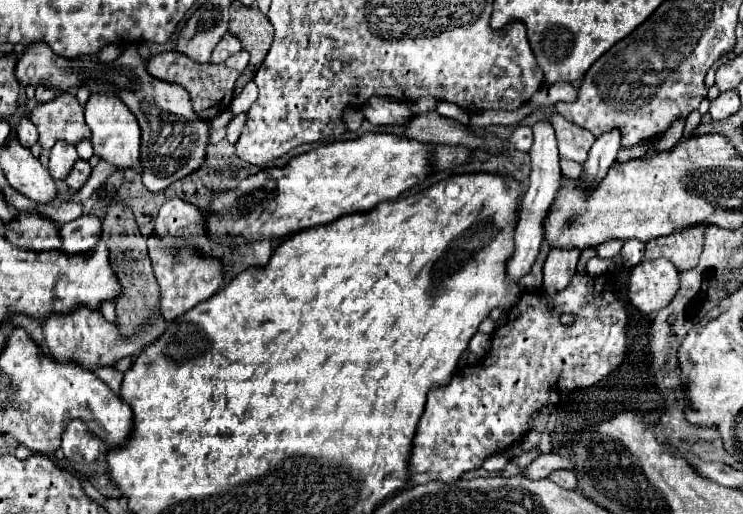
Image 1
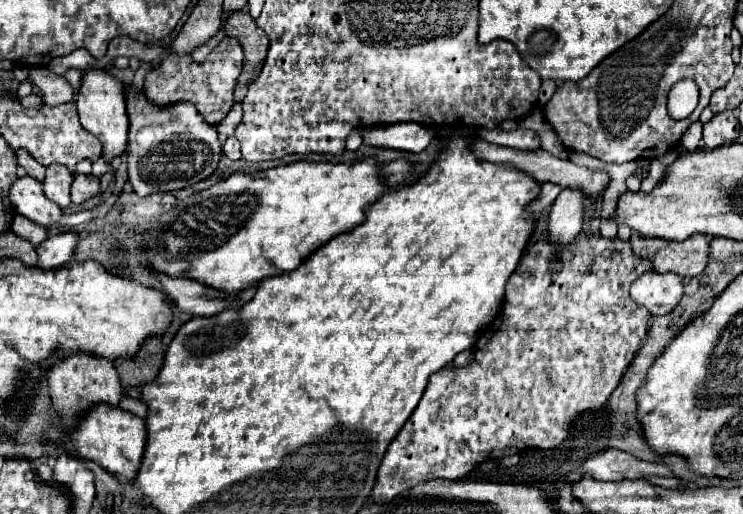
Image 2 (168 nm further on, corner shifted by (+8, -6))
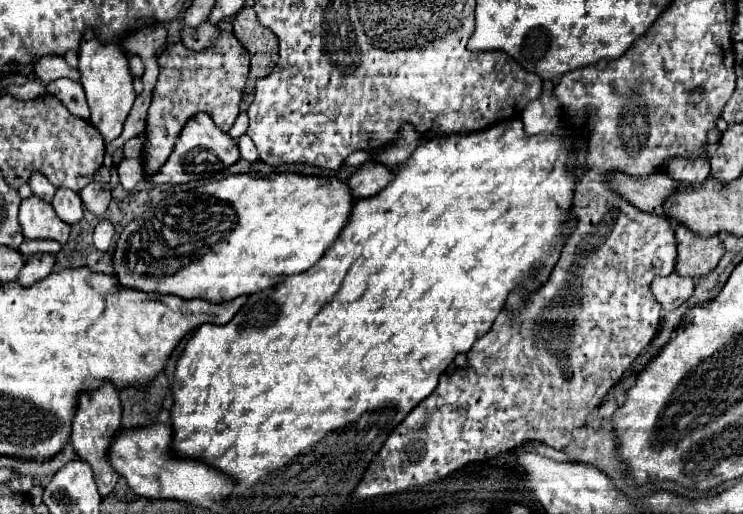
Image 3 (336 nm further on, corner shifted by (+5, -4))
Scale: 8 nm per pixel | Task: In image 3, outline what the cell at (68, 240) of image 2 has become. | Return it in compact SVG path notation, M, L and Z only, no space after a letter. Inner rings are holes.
M34 255L26 261L26 265L20 271L20 277L16 281L22 287L30 287L36 281L48 277L50 271L52 271L52 265L54 265L54 255Z

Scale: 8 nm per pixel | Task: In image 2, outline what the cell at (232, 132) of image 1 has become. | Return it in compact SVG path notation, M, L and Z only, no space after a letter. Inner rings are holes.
M231 135L227 137L227 141L223 143L223 153L229 157L229 159L241 159L241 151L239 151L239 143L237 139Z

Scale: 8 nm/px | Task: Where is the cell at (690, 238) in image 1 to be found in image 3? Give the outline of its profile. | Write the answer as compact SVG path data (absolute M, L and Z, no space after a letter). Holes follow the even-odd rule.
M678 225L676 229L678 241L678 263L676 273L686 277L700 277L710 273L720 257L724 255L724 245L720 247L720 237L698 237L688 227Z

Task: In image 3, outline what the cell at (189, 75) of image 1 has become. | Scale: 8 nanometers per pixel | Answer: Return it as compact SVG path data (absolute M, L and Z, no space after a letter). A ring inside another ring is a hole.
M220 31L216 45L212 49L204 49L200 53L186 49L180 43L170 43L158 57L158 83L154 89L154 99L148 109L146 131L144 131L144 151L140 155L144 165L144 177L152 177L170 157L180 131L186 121L196 113L208 113L212 121L228 133L234 125L242 101L242 91L250 71L250 55L242 47L242 43L234 37L234 33Z

